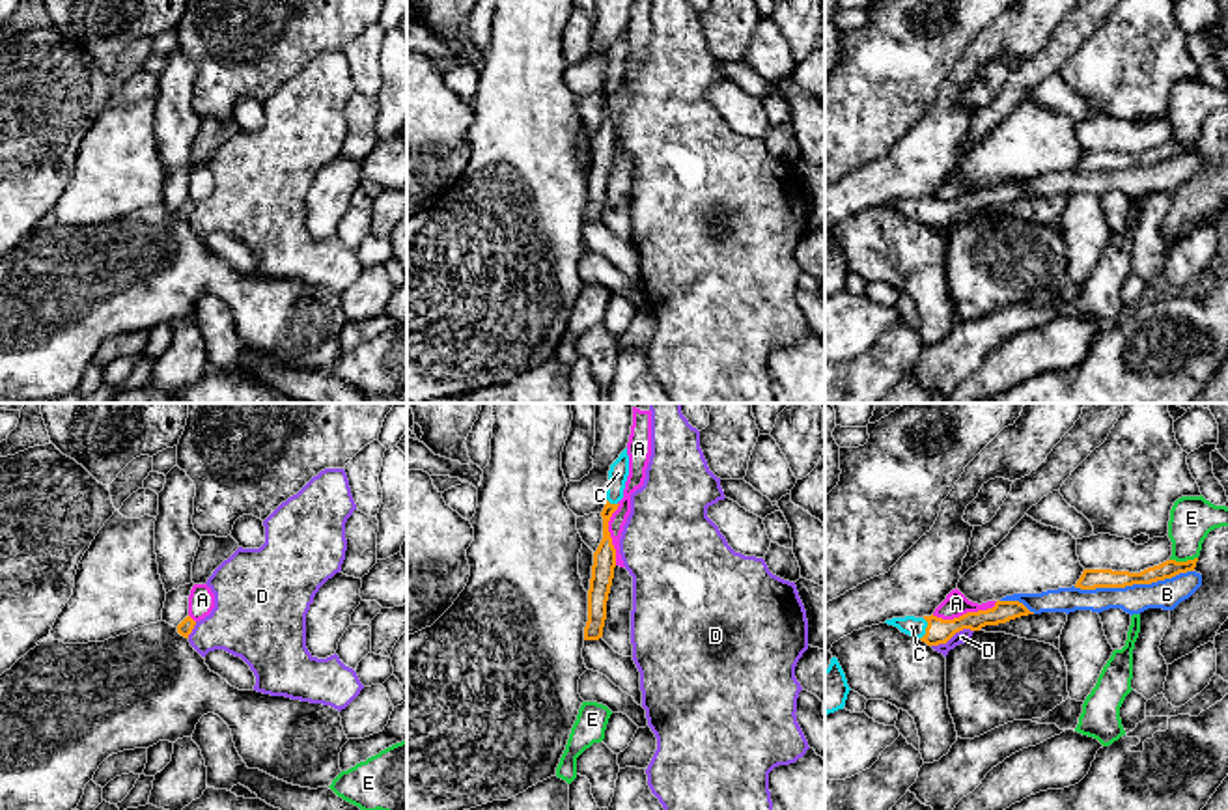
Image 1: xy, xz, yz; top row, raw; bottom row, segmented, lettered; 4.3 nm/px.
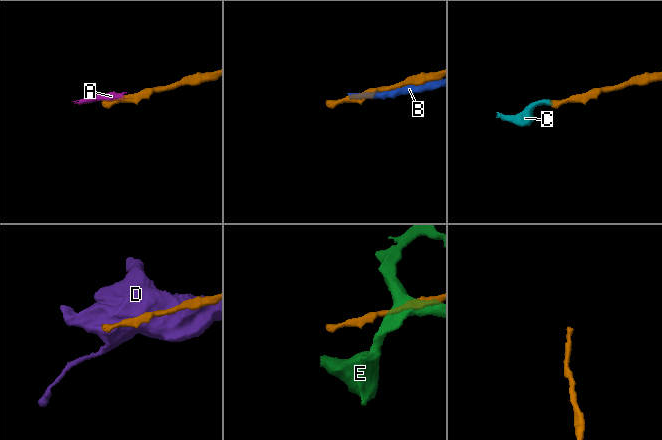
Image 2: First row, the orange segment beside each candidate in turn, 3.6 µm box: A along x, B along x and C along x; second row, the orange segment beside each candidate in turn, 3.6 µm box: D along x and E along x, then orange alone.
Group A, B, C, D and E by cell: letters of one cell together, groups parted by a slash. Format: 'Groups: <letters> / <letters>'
Groups: A B / C / D / E

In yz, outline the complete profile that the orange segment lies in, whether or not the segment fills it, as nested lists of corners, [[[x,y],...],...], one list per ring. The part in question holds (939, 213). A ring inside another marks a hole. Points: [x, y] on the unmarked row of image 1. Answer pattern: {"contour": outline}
{"contour": [[[997,183],[993,190],[967,194],[954,202],[942,202],[937,198],[905,198],[892,200],[885,205],[898,209],[901,215],[920,220],[928,228],[946,226],[956,215],[963,211],[980,213],[985,207],[998,207],[1010,202],[1034,196],[1019,183]]]}

